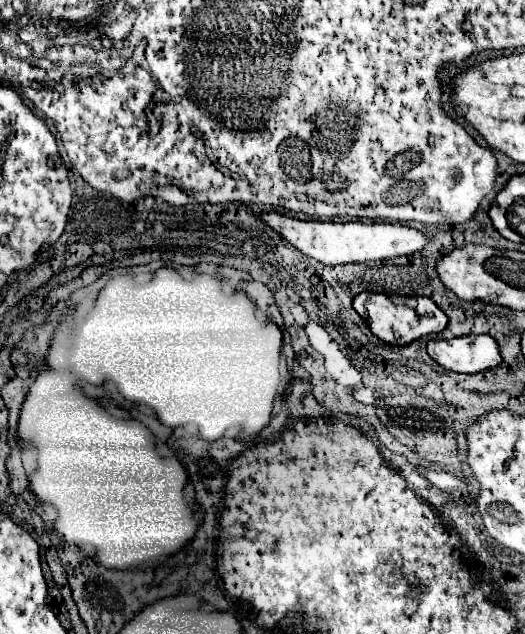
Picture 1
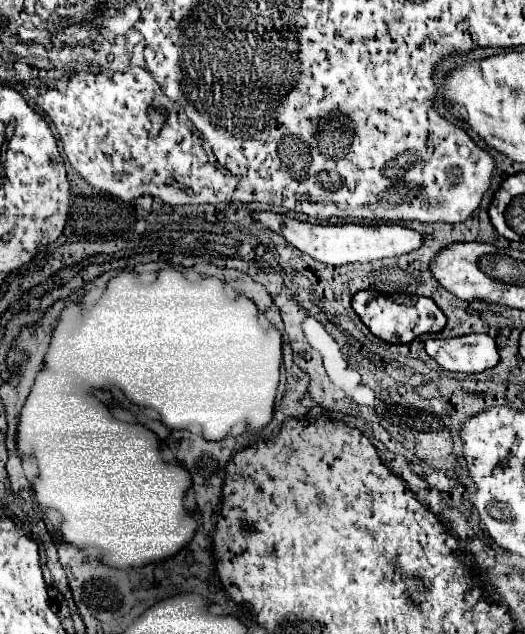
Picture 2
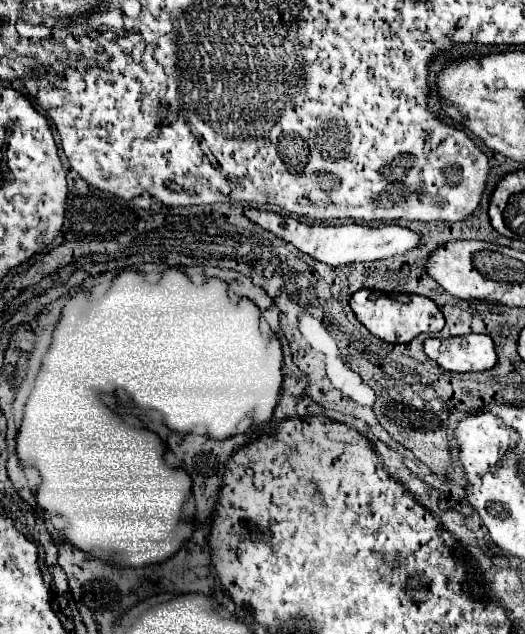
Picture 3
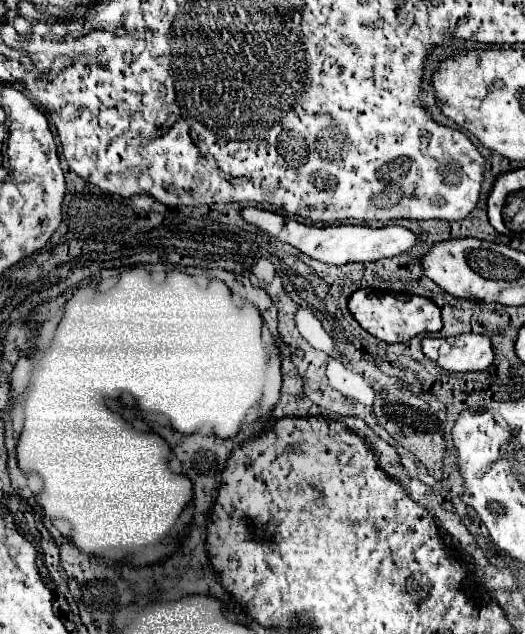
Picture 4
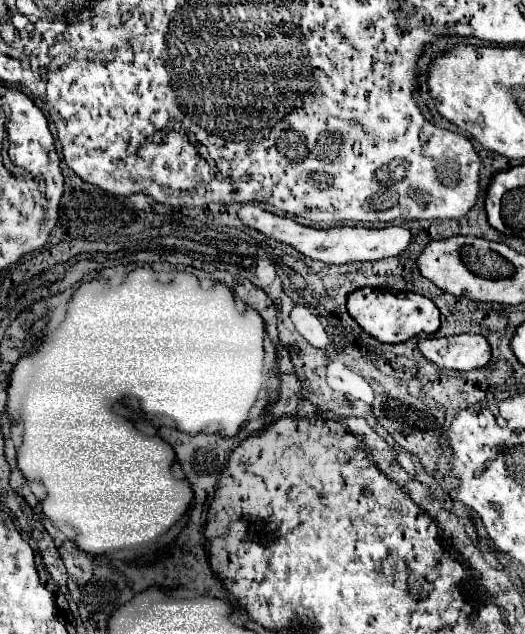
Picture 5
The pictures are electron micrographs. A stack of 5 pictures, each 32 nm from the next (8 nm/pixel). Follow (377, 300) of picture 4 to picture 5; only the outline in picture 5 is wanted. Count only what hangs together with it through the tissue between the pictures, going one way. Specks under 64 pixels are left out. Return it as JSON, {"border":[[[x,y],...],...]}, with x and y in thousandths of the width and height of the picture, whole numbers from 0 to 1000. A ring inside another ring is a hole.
{"border":[[[686,454],[663,467],[659,479],[667,498],[716,536],[758,543],[796,527],[830,527],[838,517],[838,492],[823,473],[781,461],[731,461],[712,454]]]}

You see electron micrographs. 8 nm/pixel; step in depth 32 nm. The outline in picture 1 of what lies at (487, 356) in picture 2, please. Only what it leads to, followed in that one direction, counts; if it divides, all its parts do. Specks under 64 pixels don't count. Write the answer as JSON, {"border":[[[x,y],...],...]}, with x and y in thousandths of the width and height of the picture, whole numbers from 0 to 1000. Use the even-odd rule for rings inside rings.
{"border":[[[891,527],[857,536],[819,536],[815,558],[842,580],[880,590],[907,590],[956,574],[952,546],[937,530]]]}

